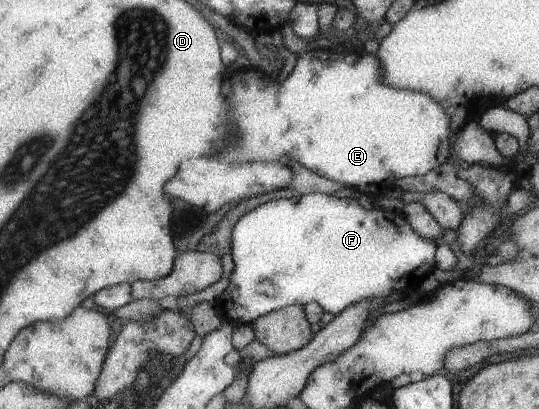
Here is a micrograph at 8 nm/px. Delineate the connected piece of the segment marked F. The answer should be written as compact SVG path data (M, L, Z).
M308 193L305 195L295 195L290 200L272 200L266 202L258 208L254 208L252 212L244 214L232 228L232 248L230 254L233 260L232 272L228 277L228 284L223 290L220 301L217 302L217 315L226 322L231 322L234 325L251 323L263 314L278 310L286 305L294 304L295 302L301 305L305 303L316 303L323 312L337 315L346 306L354 304L359 300L370 297L400 297L408 295L419 290L422 278L430 274L435 268L434 251L437 243L422 238L416 234L412 227L405 219L403 212L394 211L392 209L381 209L377 206L371 206L369 210L364 210L362 206L358 206L354 200L350 198L334 198L330 194Z

